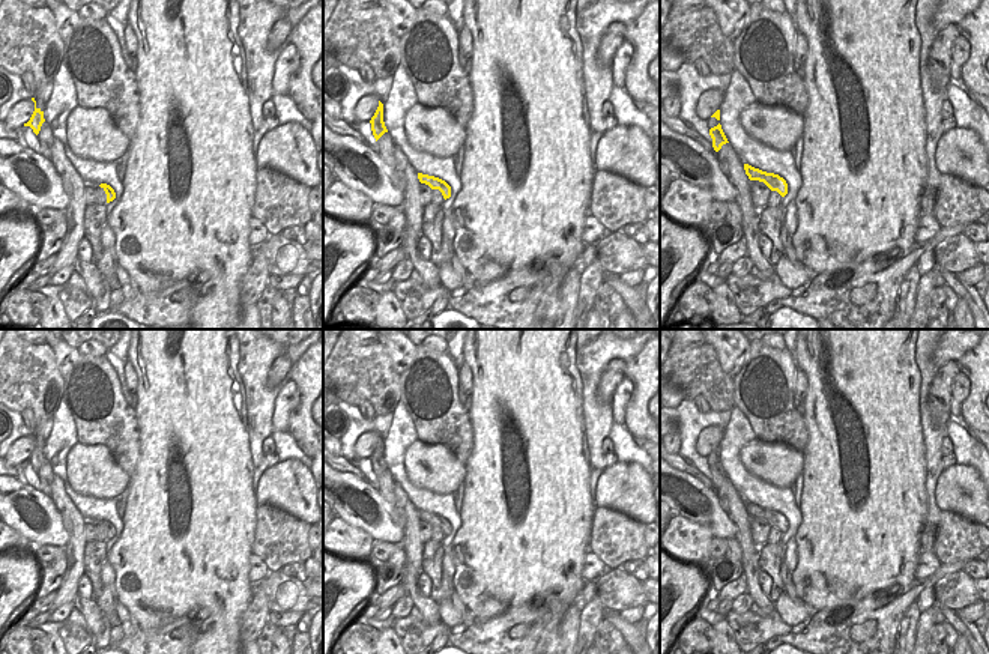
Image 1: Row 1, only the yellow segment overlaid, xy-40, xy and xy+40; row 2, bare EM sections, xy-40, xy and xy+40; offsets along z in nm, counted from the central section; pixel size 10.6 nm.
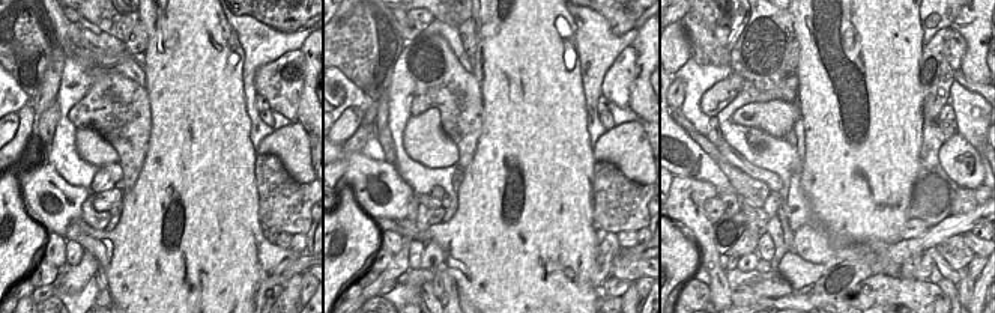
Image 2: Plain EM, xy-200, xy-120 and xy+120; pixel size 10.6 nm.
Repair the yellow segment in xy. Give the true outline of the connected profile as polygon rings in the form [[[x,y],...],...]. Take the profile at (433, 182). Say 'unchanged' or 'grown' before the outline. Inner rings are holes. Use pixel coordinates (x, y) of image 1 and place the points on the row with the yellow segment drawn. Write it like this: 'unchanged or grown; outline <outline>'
unchanged; outline [[[418,173],[418,179],[421,183],[428,185],[431,189],[439,189],[445,200],[451,197],[451,186],[445,180],[422,173]]]

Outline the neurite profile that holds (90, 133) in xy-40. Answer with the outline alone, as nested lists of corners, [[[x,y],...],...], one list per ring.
[[[77,105],[68,117],[66,138],[74,155],[99,162],[116,161],[129,149],[128,137],[101,107]]]

